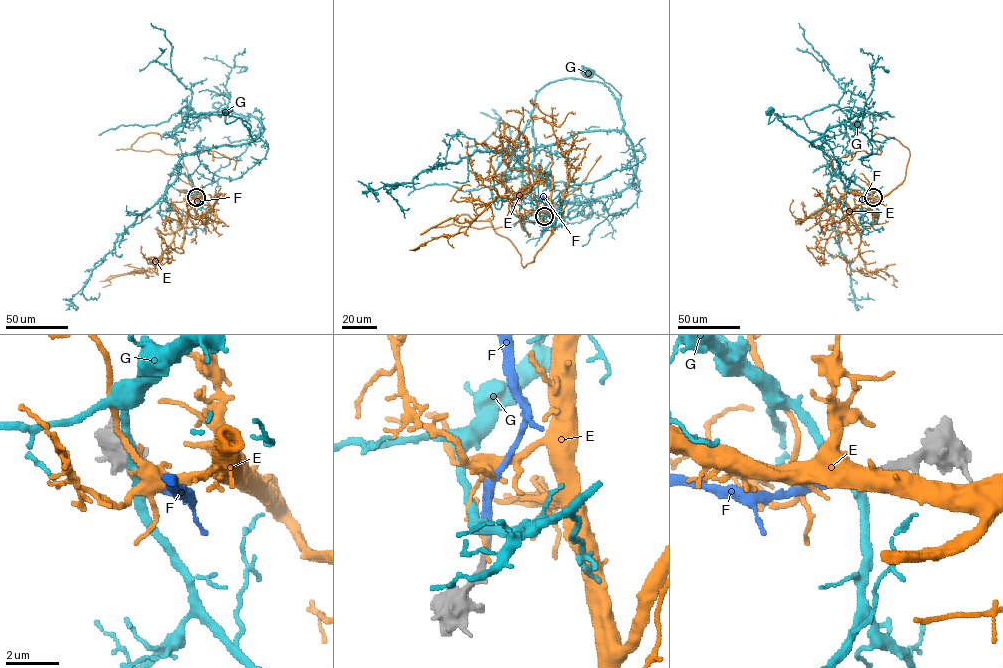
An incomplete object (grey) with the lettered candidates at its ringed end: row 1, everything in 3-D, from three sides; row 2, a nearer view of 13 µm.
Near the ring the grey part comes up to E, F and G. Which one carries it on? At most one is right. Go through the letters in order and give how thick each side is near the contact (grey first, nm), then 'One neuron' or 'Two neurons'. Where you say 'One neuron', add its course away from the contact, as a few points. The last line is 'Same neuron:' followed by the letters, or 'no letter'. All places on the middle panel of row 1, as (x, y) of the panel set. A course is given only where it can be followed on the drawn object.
E: Thickness 360 nm (grey) against 150 nm. Two neurons
F: Thickness 320 nm (grey) against 320 nm. One neuron. Its course: (544, 216), (546, 203), (542, 195)
G: Thickness 300 nm (grey) against 180 nm. Two neurons
Same neuron: F

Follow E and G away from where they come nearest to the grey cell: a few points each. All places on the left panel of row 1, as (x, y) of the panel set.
E: (196, 197), (175, 139), (147, 133), (132, 144), (169, 154), (216, 151), (236, 161), (233, 169)
G: (196, 197), (220, 178), (239, 178), (268, 148), (252, 141), (248, 123), (226, 123), (227, 110)

